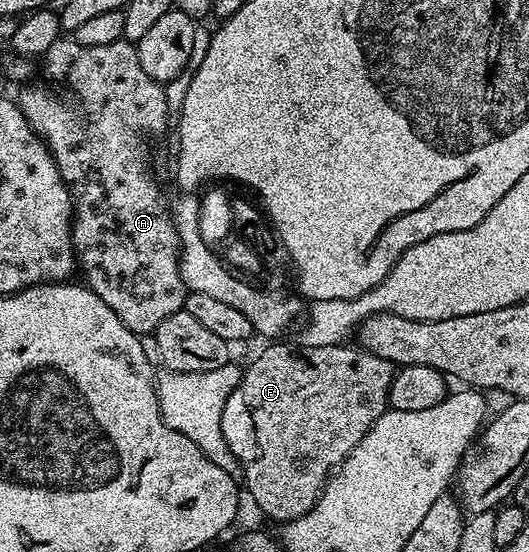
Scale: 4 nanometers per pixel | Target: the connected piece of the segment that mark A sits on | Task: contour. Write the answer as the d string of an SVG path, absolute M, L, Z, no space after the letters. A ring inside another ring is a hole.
M62 35L57 38L55 43L51 43L49 50L43 54L44 61L46 75L53 81L62 81L77 96L81 110L72 109L67 102L60 101L49 89L25 89L22 91L21 97L19 96L19 104L23 115L33 124L34 129L41 134L45 144L53 152L53 158L56 159L61 172L61 178L65 180L65 186L69 189L69 194L73 196L75 252L80 272L85 272L86 279L84 278L84 280L87 282L88 288L92 289L95 295L99 295L99 299L103 299L103 303L107 303L107 307L111 307L111 311L115 311L115 315L119 315L119 319L132 333L138 335L156 334L159 323L163 323L163 319L184 310L187 296L185 280L181 274L181 240L173 222L171 201L170 198L165 198L160 183L153 178L153 169L149 166L149 149L145 143L149 133L161 133L169 125L169 101L165 98L166 86L162 82L151 79L151 75L147 75L147 71L143 71L143 63L139 63L136 44L124 39L115 43L107 43L103 47L87 47L72 36Z

